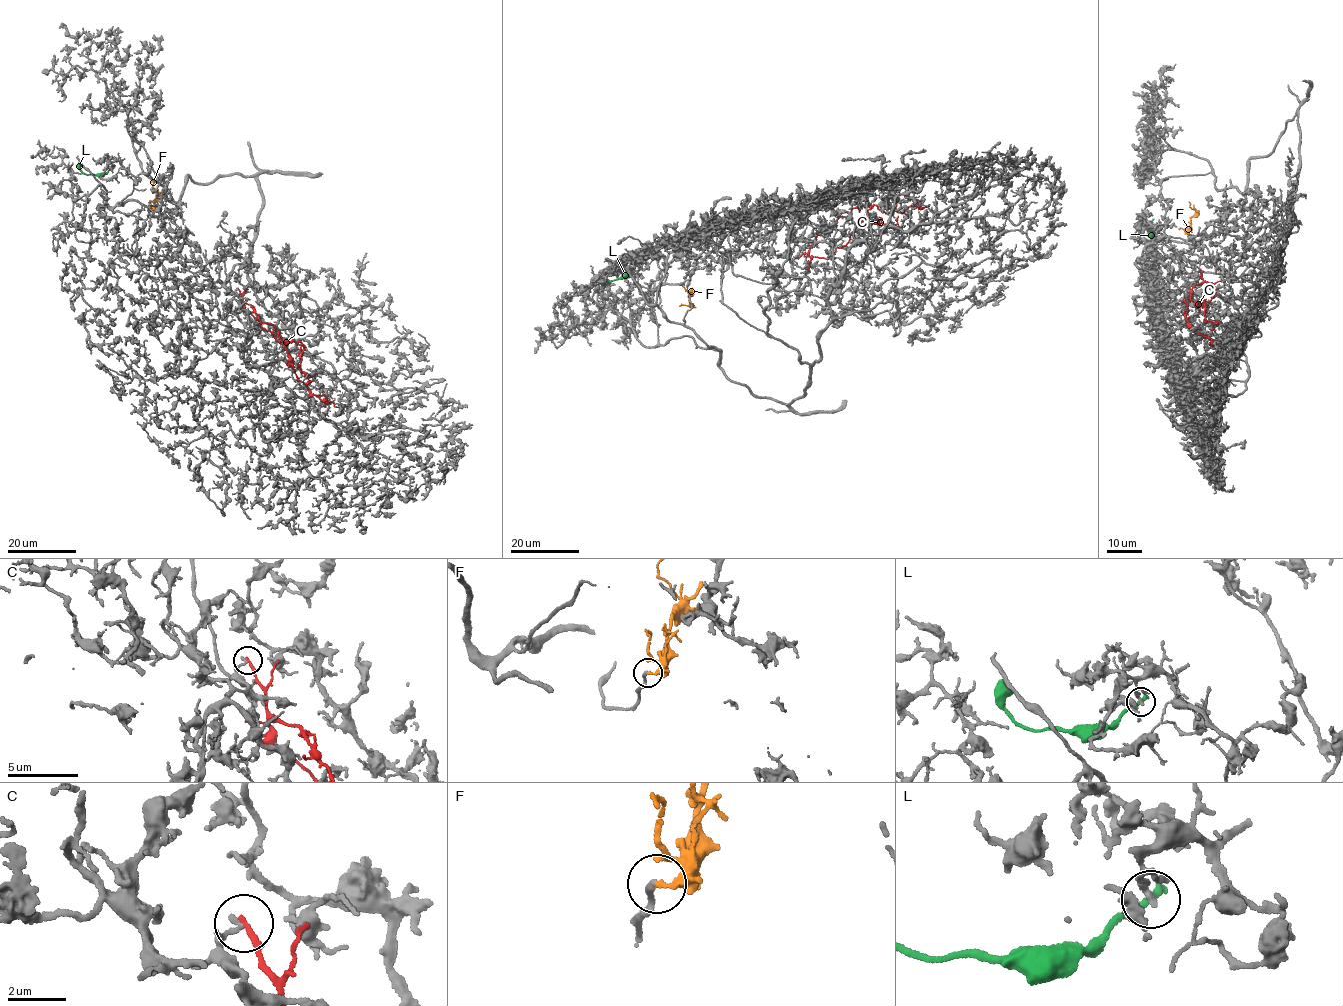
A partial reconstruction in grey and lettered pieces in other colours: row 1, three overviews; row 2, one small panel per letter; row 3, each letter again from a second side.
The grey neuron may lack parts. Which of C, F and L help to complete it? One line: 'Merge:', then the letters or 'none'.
Merge: none

